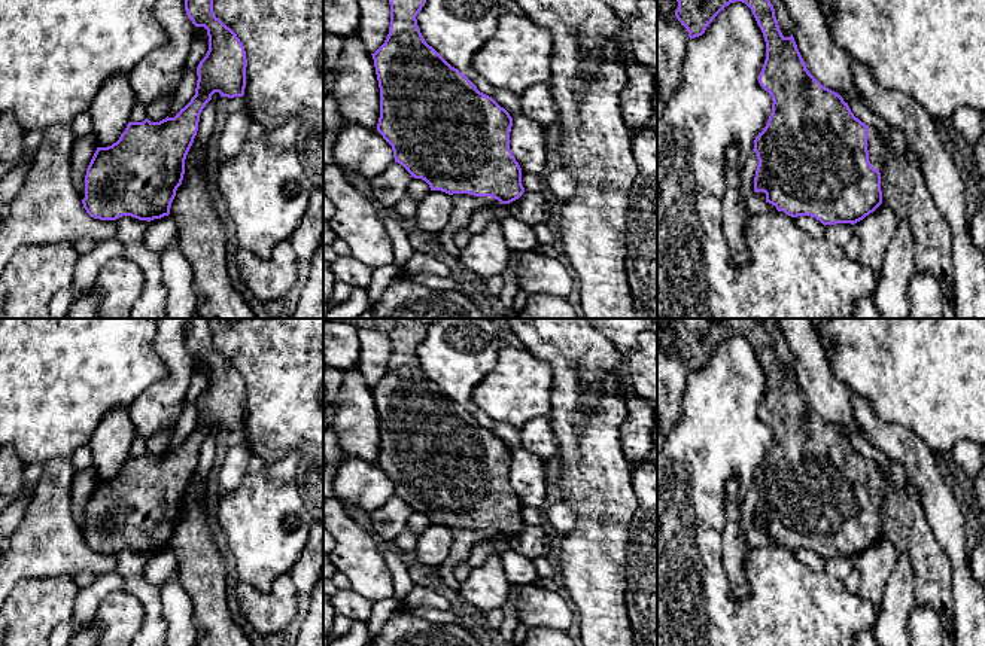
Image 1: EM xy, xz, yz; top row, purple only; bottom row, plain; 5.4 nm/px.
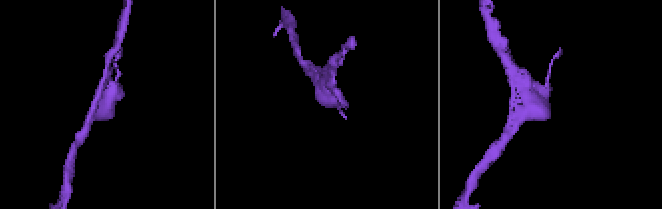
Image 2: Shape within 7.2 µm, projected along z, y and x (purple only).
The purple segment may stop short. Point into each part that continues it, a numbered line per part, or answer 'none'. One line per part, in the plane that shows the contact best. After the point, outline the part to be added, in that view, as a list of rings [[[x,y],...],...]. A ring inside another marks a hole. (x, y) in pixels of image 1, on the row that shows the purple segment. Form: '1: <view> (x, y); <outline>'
1: xz (464, 204); [[[453,194],[453,211],[446,228],[435,237],[444,253],[459,258],[459,247],[455,244],[453,235],[457,229],[466,229],[472,214],[481,207],[495,207],[499,204],[492,196],[474,196],[469,194]]]

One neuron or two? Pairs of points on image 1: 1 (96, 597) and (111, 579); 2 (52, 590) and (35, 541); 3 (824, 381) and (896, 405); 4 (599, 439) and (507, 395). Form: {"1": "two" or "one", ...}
{"1": "one", "2": "two", "3": "two", "4": "two"}

